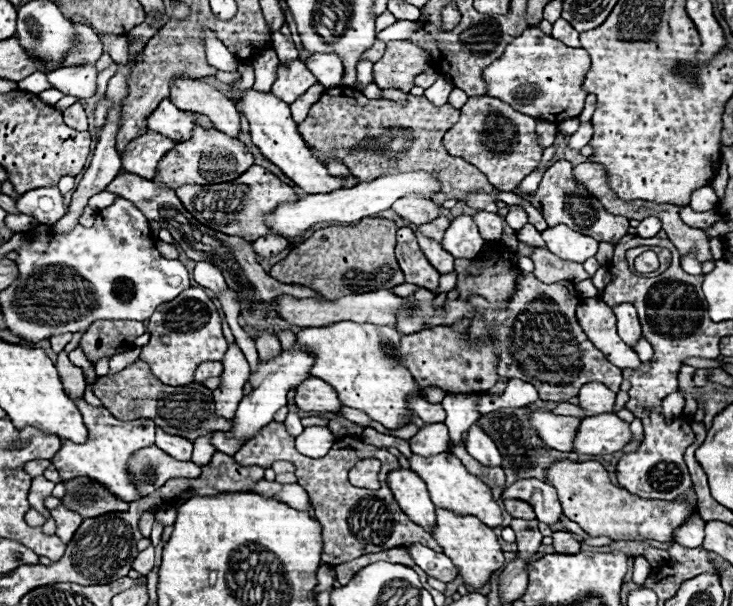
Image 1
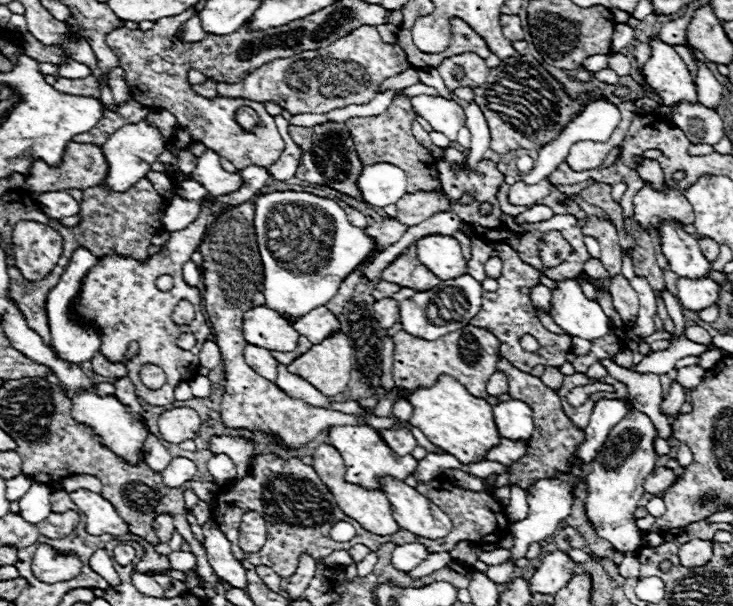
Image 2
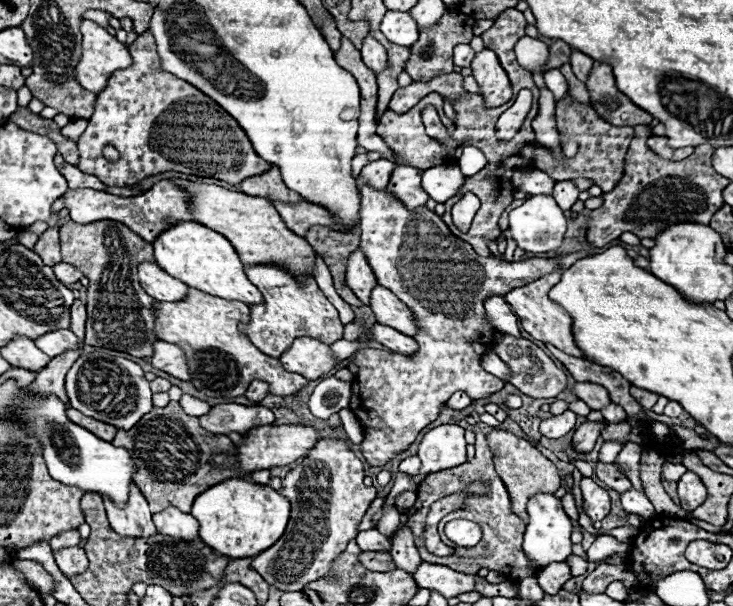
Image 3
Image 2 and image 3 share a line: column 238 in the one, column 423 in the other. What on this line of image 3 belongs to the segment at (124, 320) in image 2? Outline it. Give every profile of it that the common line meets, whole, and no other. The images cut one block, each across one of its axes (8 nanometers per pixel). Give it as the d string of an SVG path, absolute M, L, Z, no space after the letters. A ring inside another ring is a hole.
M400 164L392 172L388 188L398 200L402 200L408 206L408 210L414 210L416 206L424 206L428 200L428 194L422 190L420 178L422 178L422 170L412 166Z

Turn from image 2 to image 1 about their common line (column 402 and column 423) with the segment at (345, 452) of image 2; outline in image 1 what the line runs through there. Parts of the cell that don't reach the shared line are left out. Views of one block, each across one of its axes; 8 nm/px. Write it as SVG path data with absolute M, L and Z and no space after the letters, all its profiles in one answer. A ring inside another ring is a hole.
M450 452L438 454L438 456L412 456L410 458L412 470L428 484L428 492L436 508L452 510L454 514L474 514L480 522L484 522L490 528L502 526L502 510L498 502L492 498L490 488L474 474L470 474L464 464Z

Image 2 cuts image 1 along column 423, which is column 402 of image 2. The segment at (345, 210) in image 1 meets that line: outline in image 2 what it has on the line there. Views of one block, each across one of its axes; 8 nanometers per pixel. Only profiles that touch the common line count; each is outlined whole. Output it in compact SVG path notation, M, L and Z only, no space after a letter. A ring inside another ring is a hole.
M392 164L364 166L358 188L370 206L384 208L396 204L406 194L406 174Z

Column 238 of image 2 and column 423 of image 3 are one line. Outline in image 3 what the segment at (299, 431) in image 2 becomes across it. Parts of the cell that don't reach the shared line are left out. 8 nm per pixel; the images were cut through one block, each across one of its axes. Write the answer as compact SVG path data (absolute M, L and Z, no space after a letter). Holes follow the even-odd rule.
M362 186L360 198L360 250L366 254L378 278L378 284L382 284L384 288L394 292L402 302L406 302L420 326L420 332L416 336L420 350L412 359L376 348L362 348L350 360L346 360L346 364L352 362L360 368L352 382L350 410L364 428L364 440L360 444L362 456L370 466L384 466L396 454L408 450L408 446L416 440L420 430L438 418L442 406L454 392L462 390L472 400L478 400L496 394L504 388L504 382L500 378L488 374L480 366L482 356L488 350L492 350L496 332L486 320L484 302L490 296L506 296L510 290L514 290L514 286L524 286L526 282L532 282L542 274L560 270L560 266L552 258L530 258L524 262L510 264L500 258L482 258L472 250L470 244L456 238L436 212L428 210L426 206L408 210L398 198L394 198L394 194L388 192L388 188L374 190L372 186Z

